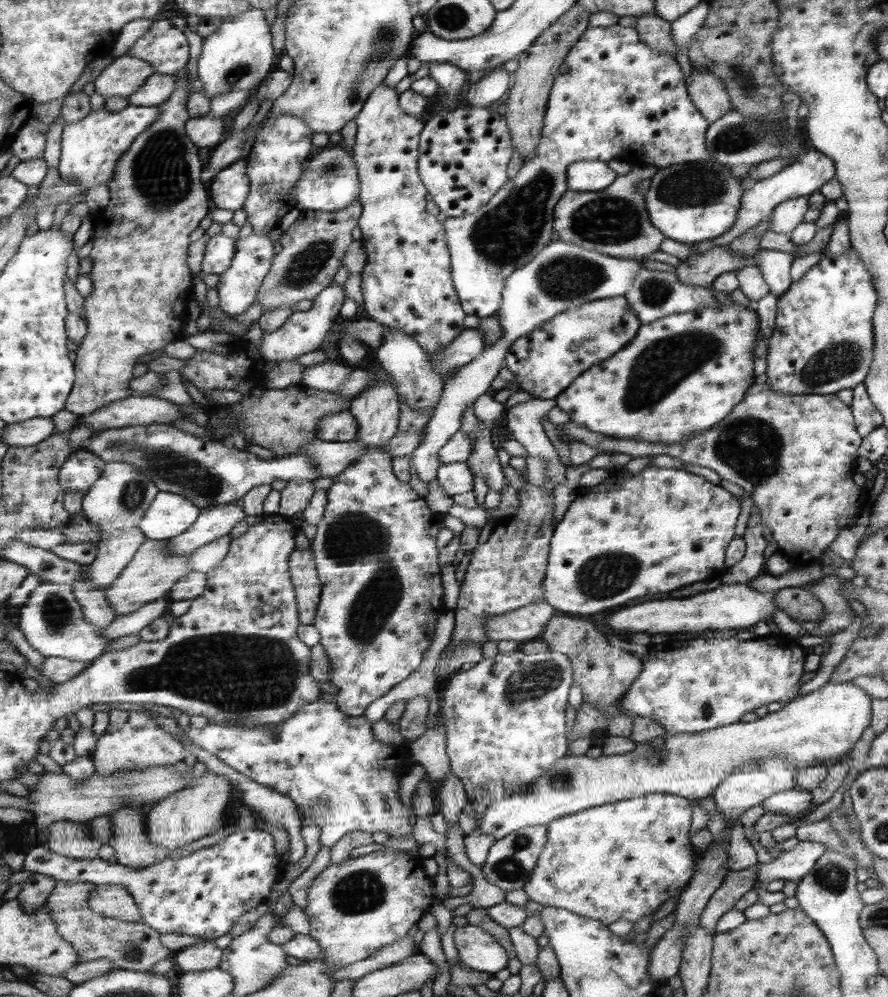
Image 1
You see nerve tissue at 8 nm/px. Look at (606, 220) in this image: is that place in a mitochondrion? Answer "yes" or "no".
yes

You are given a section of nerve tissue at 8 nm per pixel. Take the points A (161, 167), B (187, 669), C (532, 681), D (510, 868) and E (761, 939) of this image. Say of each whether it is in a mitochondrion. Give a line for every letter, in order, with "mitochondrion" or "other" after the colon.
A: mitochondrion
B: mitochondrion
C: mitochondrion
D: mitochondrion
E: other

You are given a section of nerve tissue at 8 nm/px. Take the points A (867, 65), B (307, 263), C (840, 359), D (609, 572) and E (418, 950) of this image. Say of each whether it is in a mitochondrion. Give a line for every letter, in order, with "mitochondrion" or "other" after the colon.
A: other
B: mitochondrion
C: mitochondrion
D: mitochondrion
E: other

